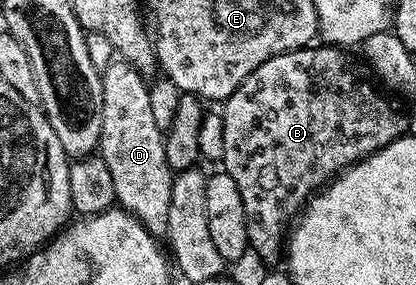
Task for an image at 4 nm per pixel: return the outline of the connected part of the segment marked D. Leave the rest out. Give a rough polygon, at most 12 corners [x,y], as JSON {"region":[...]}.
{"region":[[101,75],[116,204],[161,239],[174,170],[146,78]]}

